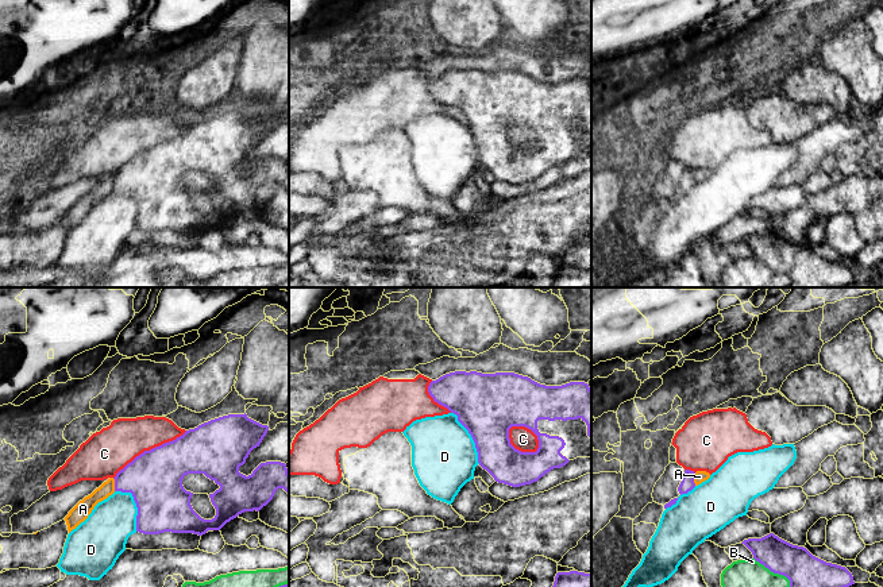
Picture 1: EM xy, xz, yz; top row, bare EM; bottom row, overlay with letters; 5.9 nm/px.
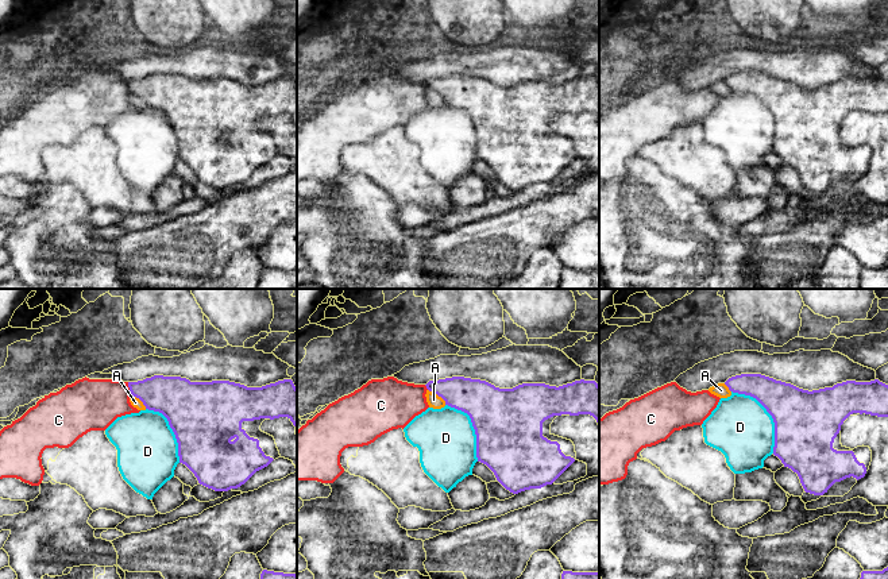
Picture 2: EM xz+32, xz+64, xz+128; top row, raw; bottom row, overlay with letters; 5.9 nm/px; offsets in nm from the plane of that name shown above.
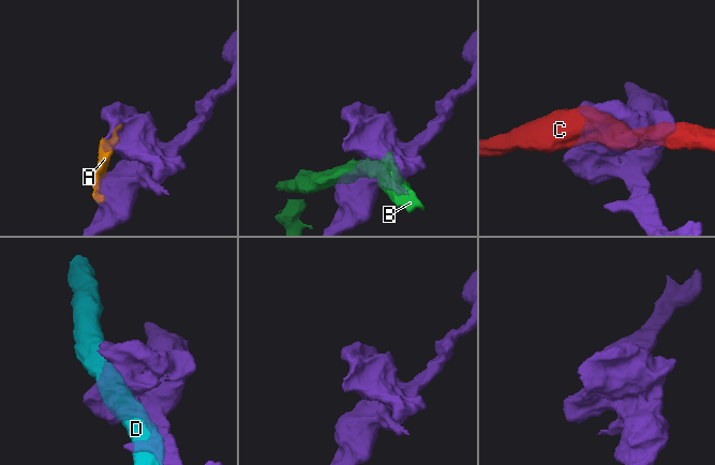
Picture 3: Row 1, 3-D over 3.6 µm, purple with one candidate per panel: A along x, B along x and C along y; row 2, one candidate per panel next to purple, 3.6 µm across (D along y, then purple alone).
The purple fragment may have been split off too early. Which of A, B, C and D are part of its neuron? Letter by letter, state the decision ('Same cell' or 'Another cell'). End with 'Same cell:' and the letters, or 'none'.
A: Another cell
B: Another cell
C: Another cell
D: Another cell
Same cell: none

